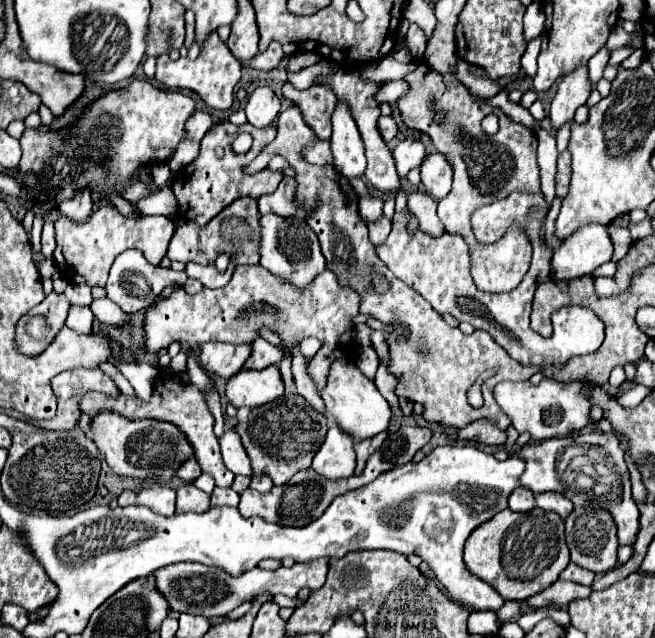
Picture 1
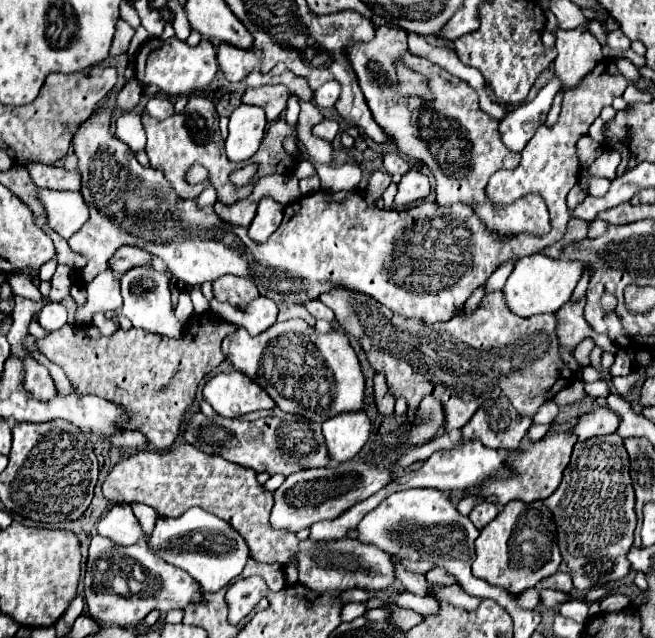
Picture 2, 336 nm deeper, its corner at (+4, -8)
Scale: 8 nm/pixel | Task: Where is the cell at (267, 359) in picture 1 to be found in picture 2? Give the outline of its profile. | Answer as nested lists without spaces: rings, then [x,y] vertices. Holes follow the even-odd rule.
[[[260,296],[258,300],[254,300],[254,304],[250,304],[250,308],[246,308],[242,312],[230,308],[228,304],[218,304],[216,300],[212,300],[210,304],[224,320],[234,322],[238,326],[244,326],[252,336],[258,336],[260,332],[268,330],[278,318],[276,302],[268,300],[266,296]]]

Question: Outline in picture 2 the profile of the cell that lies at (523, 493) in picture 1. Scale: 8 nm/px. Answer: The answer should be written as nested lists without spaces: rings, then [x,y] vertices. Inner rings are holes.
[[[484,502],[484,504],[478,504],[472,512],[470,512],[470,520],[474,520],[474,526],[476,528],[484,528],[488,522],[492,522],[498,514],[500,514],[500,506],[498,504],[492,504],[492,502]]]

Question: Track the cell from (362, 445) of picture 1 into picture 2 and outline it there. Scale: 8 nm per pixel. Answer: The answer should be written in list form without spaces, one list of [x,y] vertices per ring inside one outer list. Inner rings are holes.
[[[374,376],[374,404],[378,414],[390,416],[394,412],[394,398],[386,392],[386,380],[384,376]]]

